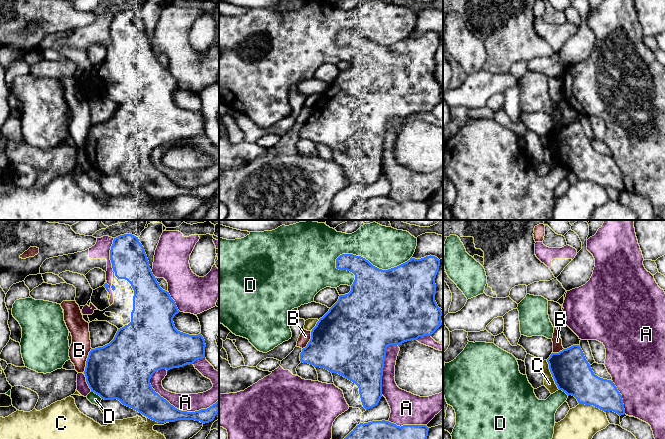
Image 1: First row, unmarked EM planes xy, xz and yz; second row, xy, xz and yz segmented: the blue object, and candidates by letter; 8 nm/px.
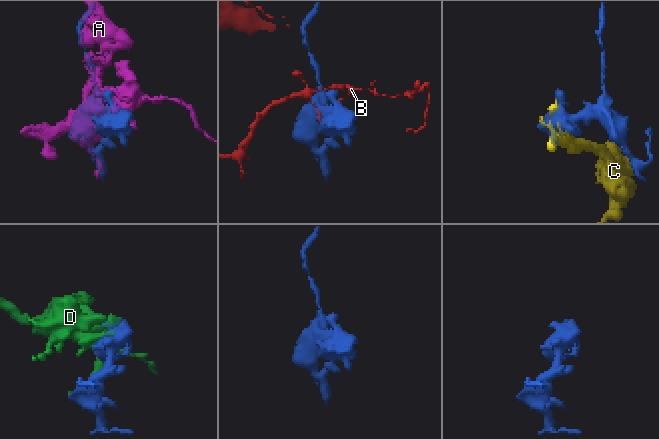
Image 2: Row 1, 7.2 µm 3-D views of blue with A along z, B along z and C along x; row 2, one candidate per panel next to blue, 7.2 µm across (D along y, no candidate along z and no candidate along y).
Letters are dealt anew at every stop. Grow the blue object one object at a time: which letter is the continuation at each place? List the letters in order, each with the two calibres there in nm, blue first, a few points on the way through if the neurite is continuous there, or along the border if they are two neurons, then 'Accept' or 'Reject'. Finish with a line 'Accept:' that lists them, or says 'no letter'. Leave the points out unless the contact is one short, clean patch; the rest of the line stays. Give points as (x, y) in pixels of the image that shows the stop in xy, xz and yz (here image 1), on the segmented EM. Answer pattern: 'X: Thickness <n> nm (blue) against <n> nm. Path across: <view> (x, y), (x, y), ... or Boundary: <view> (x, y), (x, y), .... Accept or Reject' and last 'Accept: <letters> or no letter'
A: Thickness 200 nm (blue) against 140 nm. Reject
B: Thickness 440 nm (blue) against 160 nm. Boundary: xy (91, 348), (83, 372). Reject
C: Thickness 320 nm (blue) against 90 nm. Reject
D: Thickness 380 nm (blue) against 340 nm. Reject
Accept: no letter

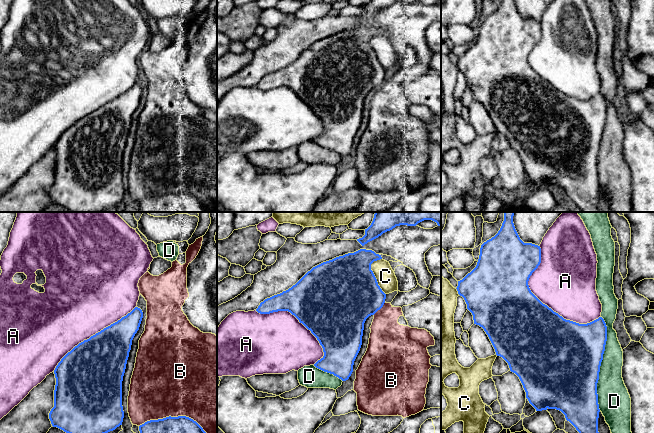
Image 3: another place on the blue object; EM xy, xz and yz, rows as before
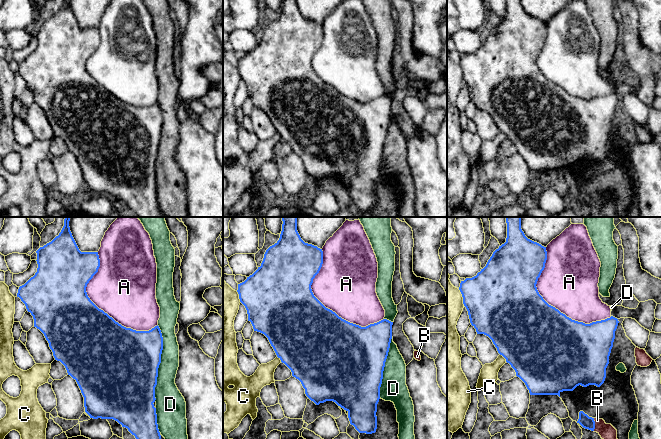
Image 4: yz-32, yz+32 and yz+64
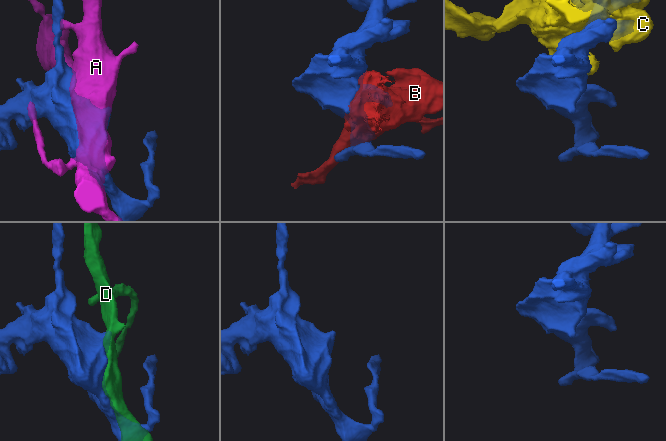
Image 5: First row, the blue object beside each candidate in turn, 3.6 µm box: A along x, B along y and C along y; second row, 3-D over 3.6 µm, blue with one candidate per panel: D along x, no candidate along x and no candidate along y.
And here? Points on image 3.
A: Thickness 500 nm (blue) against 480 nm. Reject
B: Thickness 140 nm (blue) against 480 nm. Reject
C: Thickness 500 nm (blue) against 150 nm. Reject
D: Thickness 500 nm (blue) against 240 nm. Reject
Accept: no letter

